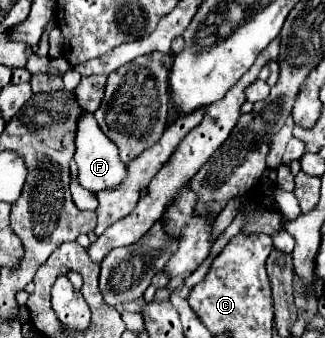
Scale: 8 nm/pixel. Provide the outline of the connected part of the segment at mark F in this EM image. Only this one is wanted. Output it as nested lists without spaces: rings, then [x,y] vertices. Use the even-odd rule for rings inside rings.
[[[85,111],[81,115],[81,121],[79,121],[79,127],[77,127],[77,135],[75,135],[75,145],[77,145],[75,163],[77,163],[77,171],[79,171],[77,181],[79,181],[81,187],[85,187],[87,191],[99,193],[99,191],[105,191],[105,189],[115,189],[115,187],[119,187],[125,181],[127,163],[121,161],[117,145],[99,129],[93,113]]]

